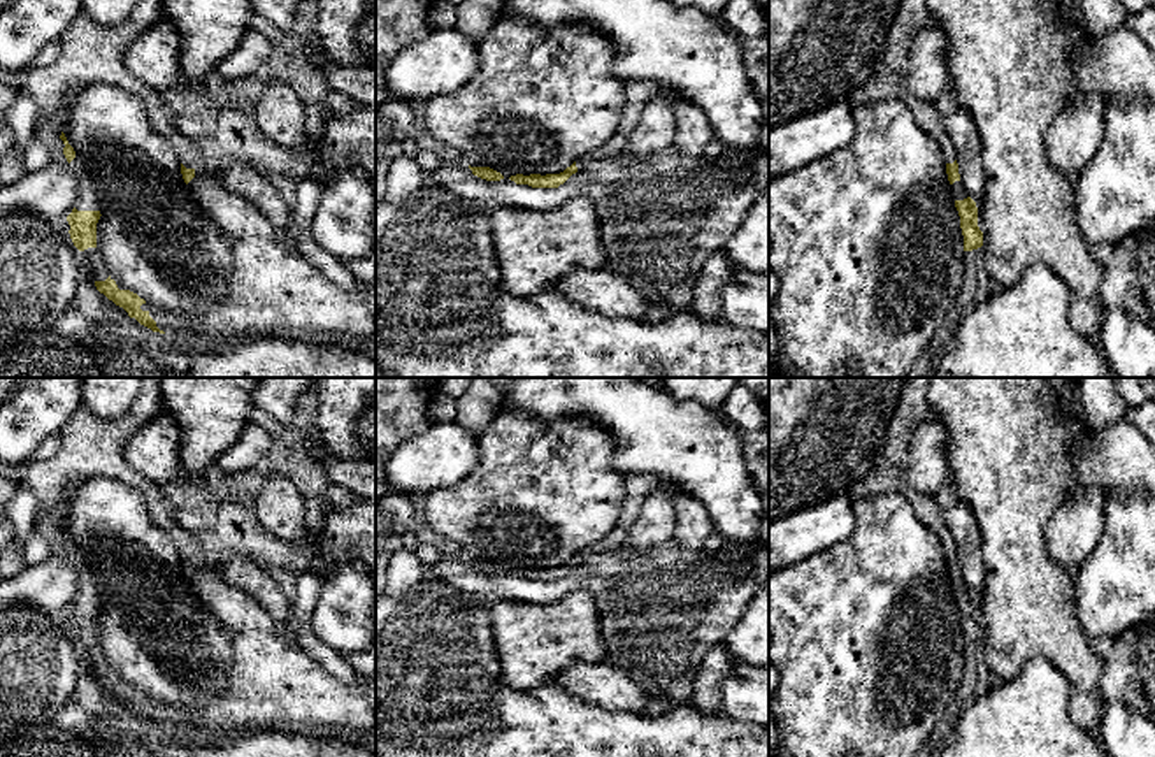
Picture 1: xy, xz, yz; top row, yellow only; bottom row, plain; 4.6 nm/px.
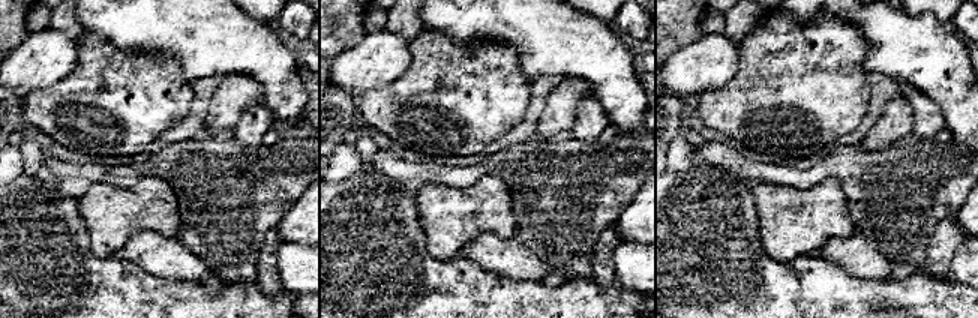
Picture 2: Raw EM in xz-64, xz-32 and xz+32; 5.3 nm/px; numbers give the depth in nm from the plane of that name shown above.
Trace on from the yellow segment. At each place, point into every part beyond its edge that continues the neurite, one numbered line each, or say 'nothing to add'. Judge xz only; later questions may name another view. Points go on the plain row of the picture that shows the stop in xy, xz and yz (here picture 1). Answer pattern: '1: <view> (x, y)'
1: xz (639, 487)

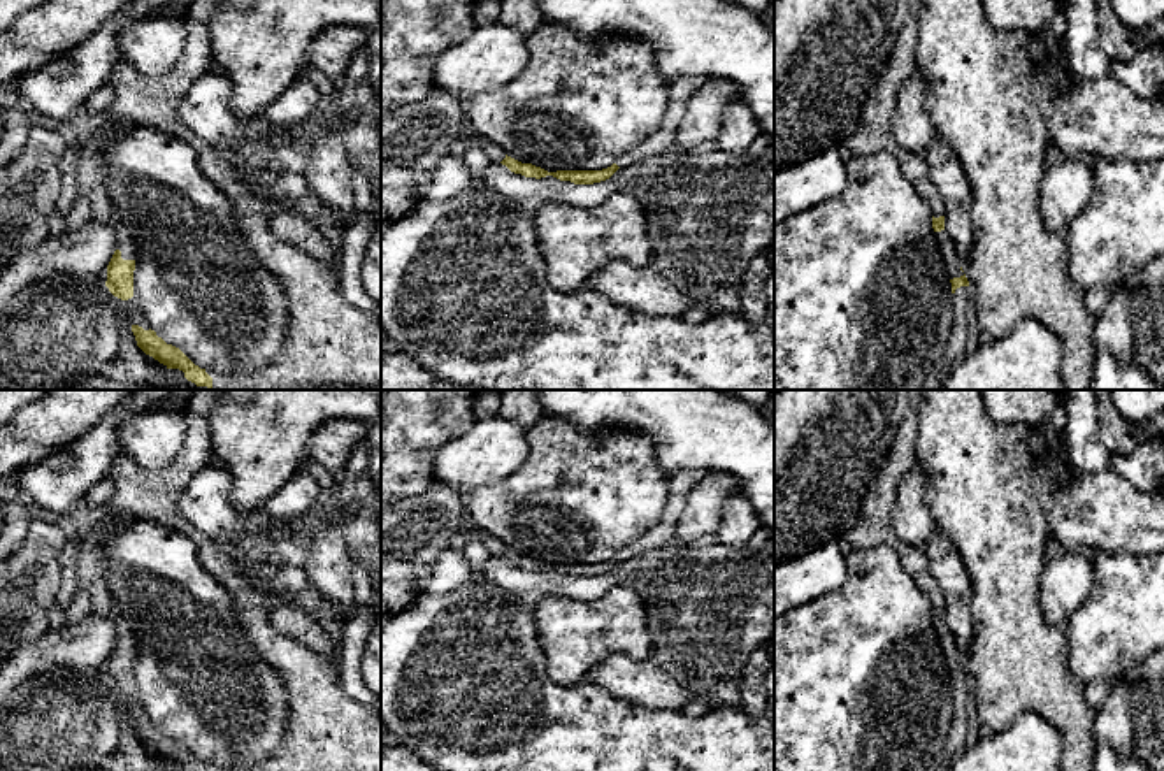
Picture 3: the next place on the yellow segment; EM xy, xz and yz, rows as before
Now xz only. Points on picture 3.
1: xz (682, 483)

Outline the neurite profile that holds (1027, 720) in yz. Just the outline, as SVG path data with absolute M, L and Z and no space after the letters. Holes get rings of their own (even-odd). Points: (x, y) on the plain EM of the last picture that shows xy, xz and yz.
M1027 710L1006 731L985 732L943 771L1062 771L1055 727Z

